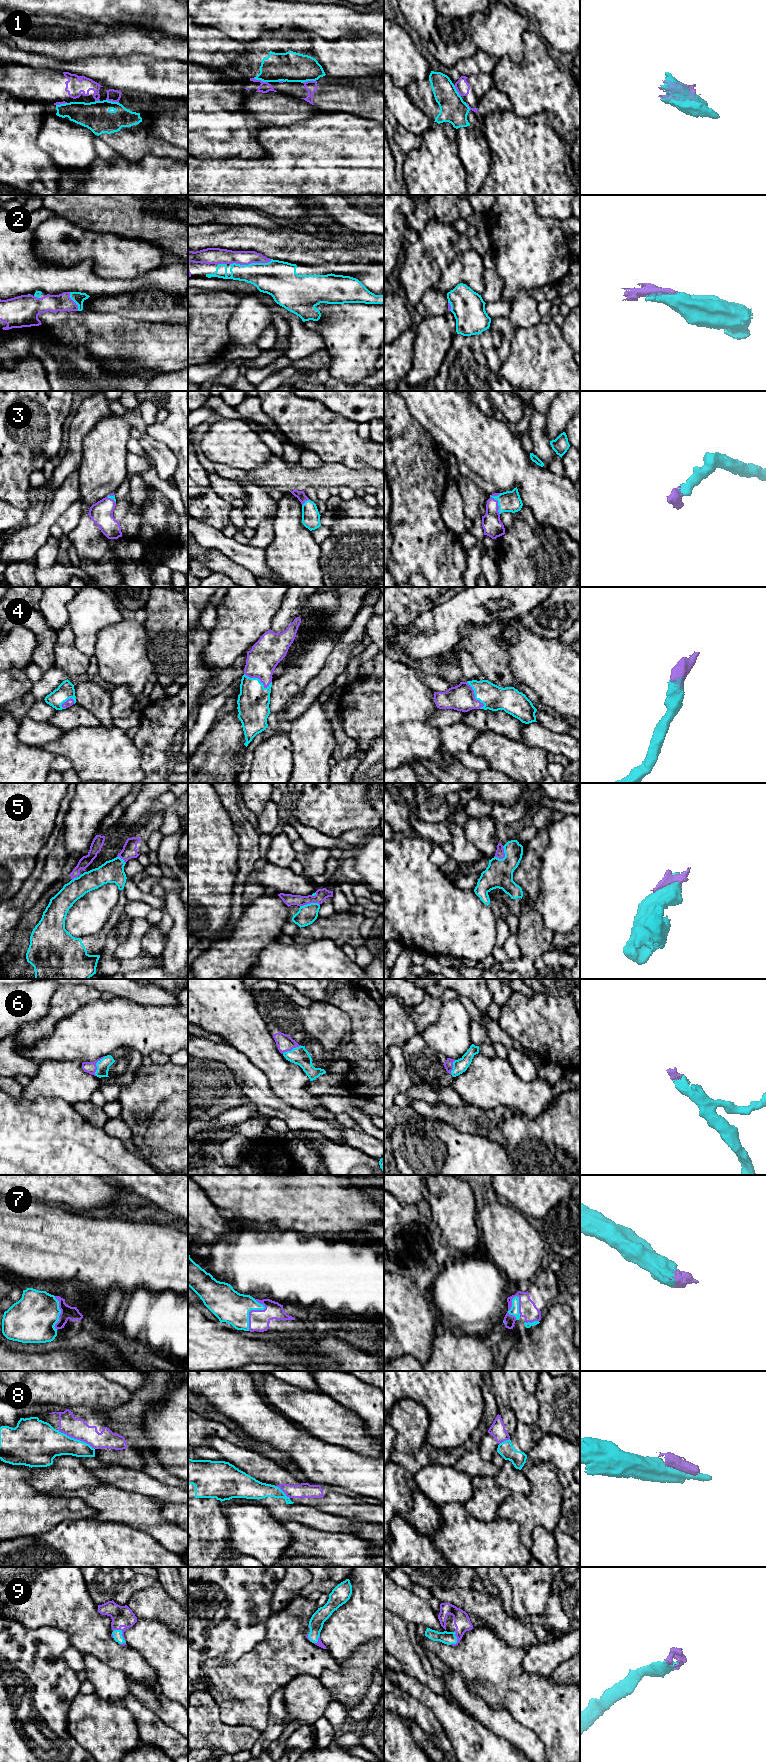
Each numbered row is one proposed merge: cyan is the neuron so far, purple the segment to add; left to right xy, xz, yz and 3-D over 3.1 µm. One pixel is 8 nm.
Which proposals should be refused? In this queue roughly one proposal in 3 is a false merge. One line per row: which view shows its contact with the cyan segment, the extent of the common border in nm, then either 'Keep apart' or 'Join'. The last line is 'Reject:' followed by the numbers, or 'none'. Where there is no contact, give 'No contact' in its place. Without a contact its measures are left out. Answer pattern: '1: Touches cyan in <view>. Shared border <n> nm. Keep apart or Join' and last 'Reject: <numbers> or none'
1: Touches cyan in xz. Shared border 120 nm. Keep apart
2: Touches cyan in xz. Shared border 340 nm. Join
3: Touches cyan in yz. Shared border 180 nm. Join
4: Touches cyan in xz. Shared border 240 nm. Join
5: Touches cyan in yz. Shared border 120 nm. Join
6: Touches cyan in xy. Shared border 180 nm. Join
7: Touches cyan in yz. Shared border 200 nm. Join
8: Touches cyan in xy. Shared border 340 nm. Keep apart
9: Touches cyan in xy. Shared border 130 nm. Join
Reject: 1, 8

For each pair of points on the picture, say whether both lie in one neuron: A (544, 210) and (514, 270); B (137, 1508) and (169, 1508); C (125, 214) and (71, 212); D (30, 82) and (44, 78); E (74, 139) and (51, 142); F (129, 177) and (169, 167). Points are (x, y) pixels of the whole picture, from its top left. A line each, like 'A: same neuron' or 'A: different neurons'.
A: different neurons
B: different neurons
C: same neuron
D: same neuron
E: same neuron
F: same neuron

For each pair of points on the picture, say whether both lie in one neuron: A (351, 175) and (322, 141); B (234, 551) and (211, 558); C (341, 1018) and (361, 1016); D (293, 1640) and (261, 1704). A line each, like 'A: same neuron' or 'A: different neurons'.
A: same neuron
B: different neurons
C: different neurons
D: same neuron

